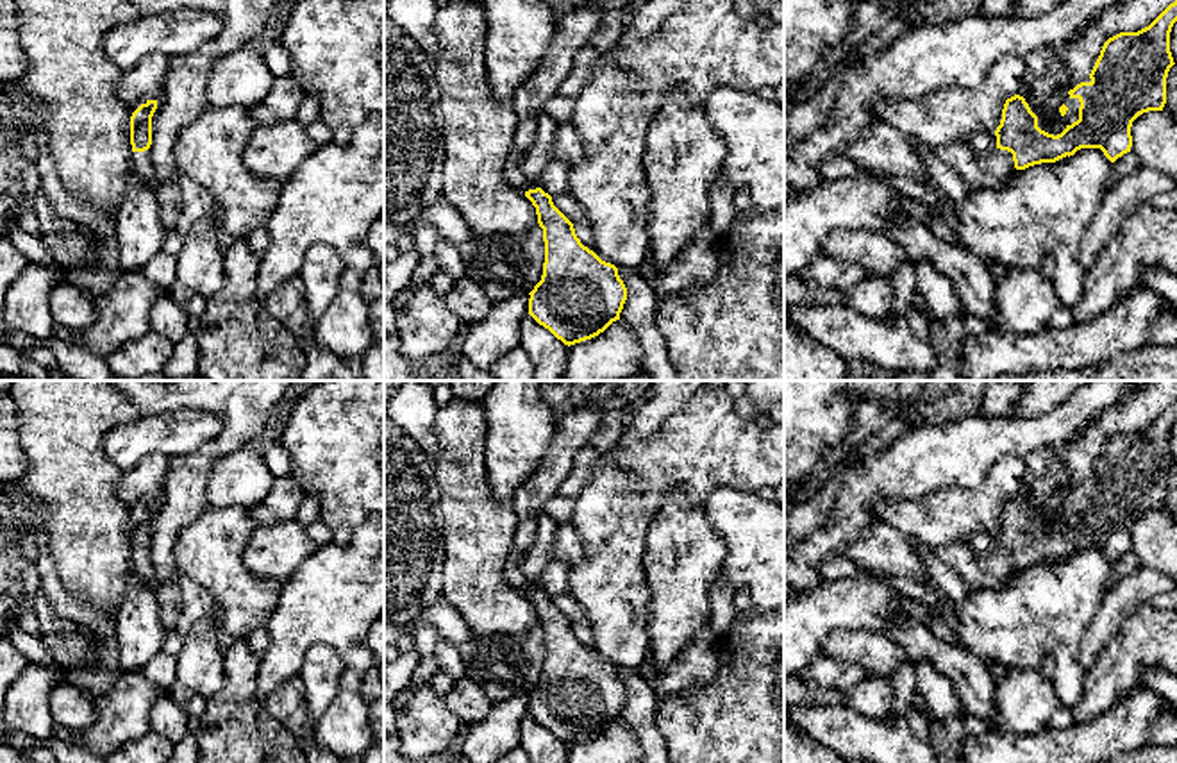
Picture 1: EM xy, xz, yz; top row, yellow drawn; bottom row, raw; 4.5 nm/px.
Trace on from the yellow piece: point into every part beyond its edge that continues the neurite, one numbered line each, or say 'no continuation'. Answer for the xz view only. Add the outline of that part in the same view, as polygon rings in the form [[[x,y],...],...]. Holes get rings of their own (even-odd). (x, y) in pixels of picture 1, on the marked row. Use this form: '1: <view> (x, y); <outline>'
1: xz (574, 31); [[[595,4],[575,7],[572,13],[555,20],[554,36],[547,55],[534,73],[518,84],[513,96],[513,107],[518,116],[514,139],[504,168],[505,180],[518,191],[539,188],[539,182],[529,179],[520,163],[536,139],[538,120],[548,98],[552,98],[561,82],[570,75],[573,55],[589,45],[605,11]]]

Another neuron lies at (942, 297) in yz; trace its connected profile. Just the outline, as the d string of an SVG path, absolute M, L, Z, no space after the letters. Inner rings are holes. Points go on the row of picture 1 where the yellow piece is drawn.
M929 261L916 264L916 293L925 298L932 320L966 316L964 304L952 281Z

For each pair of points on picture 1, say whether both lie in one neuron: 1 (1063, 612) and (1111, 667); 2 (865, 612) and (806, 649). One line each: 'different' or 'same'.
1: different
2: same

